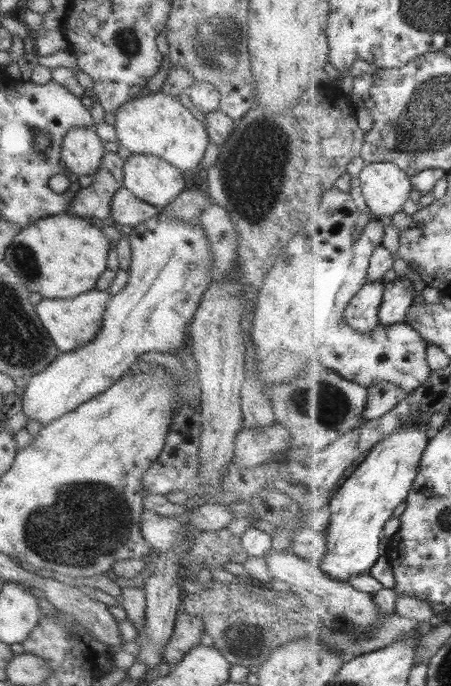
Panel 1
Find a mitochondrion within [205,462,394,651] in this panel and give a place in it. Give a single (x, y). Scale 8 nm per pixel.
(358, 640)

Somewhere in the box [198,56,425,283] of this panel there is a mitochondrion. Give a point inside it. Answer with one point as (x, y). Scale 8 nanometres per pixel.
(252, 178)

